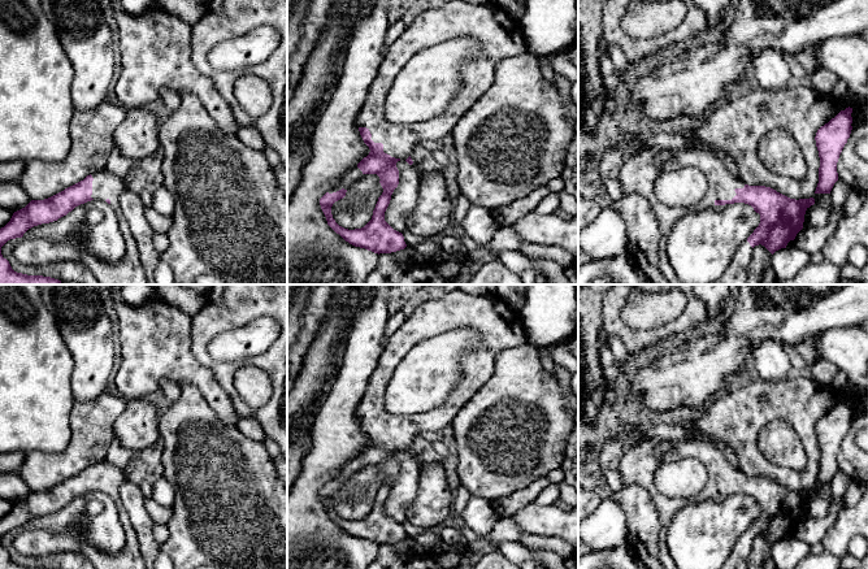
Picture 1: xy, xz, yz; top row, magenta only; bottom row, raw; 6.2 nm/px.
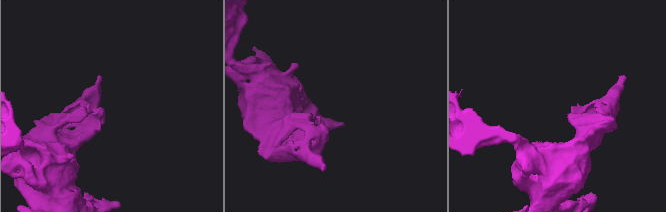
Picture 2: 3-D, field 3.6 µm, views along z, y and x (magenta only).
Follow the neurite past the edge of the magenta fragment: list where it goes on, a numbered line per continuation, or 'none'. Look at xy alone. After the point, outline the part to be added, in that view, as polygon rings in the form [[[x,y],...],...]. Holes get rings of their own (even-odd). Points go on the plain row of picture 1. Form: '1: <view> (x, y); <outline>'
1: xy (105, 476); [[[103,460],[91,465],[92,472],[92,486],[91,488],[110,491],[110,498],[116,504],[121,503],[118,491],[121,486],[127,481],[127,475],[112,462]]]

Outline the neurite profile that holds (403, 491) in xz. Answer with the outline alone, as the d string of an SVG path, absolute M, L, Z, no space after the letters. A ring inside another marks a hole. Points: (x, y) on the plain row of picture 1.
M398 452L399 475L391 486L385 512L396 522L404 524L407 507L415 500L420 478L420 460L407 452Z

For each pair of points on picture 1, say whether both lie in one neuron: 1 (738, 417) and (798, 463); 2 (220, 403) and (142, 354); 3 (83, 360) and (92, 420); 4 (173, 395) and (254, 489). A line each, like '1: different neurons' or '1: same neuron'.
1: different neurons
2: same neuron
3: different neurons
4: different neurons

